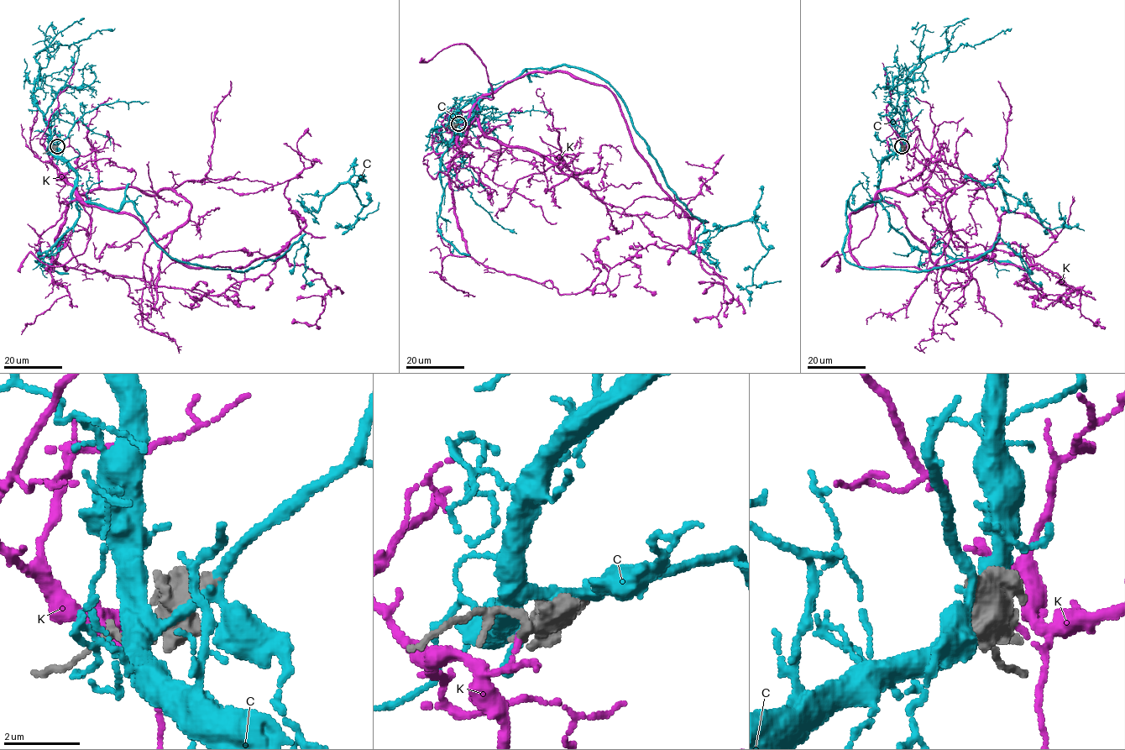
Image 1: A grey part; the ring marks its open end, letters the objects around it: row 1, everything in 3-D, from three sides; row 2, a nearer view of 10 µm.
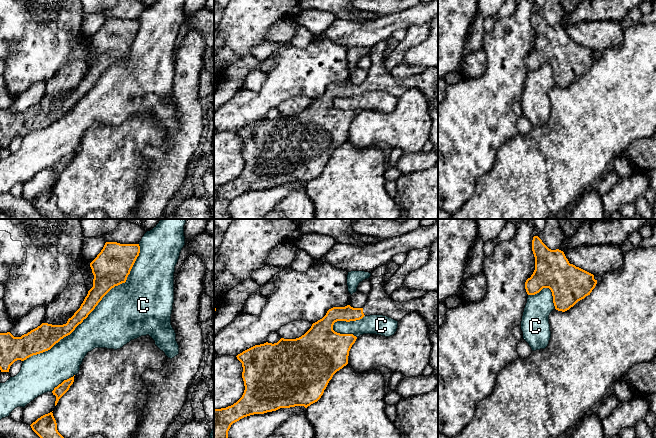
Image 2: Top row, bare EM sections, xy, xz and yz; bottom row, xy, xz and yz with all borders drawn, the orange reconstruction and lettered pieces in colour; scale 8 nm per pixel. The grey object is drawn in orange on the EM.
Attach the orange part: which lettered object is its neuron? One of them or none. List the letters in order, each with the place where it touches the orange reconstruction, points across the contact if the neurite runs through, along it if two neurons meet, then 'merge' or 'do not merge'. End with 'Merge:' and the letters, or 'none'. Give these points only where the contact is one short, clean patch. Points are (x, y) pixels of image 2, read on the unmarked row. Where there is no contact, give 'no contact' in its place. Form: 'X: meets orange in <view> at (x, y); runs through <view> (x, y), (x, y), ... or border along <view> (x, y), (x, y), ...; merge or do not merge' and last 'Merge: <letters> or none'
C: meets orange in xy at (94, 84); do not merge
K: no contact; do not merge
Merge: none

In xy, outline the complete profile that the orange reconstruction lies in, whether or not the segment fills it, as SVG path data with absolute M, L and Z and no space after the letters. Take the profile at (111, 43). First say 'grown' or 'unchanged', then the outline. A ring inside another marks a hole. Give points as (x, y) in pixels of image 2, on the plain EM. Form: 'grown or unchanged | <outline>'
unchanged | M106 18L101 28L90 39L94 51L93 63L66 100L42 99L21 113L14 113L10 108L0 109L1 148L9 148L15 137L24 137L33 131L48 127L70 111L112 64L126 58L139 29L139 20Z

